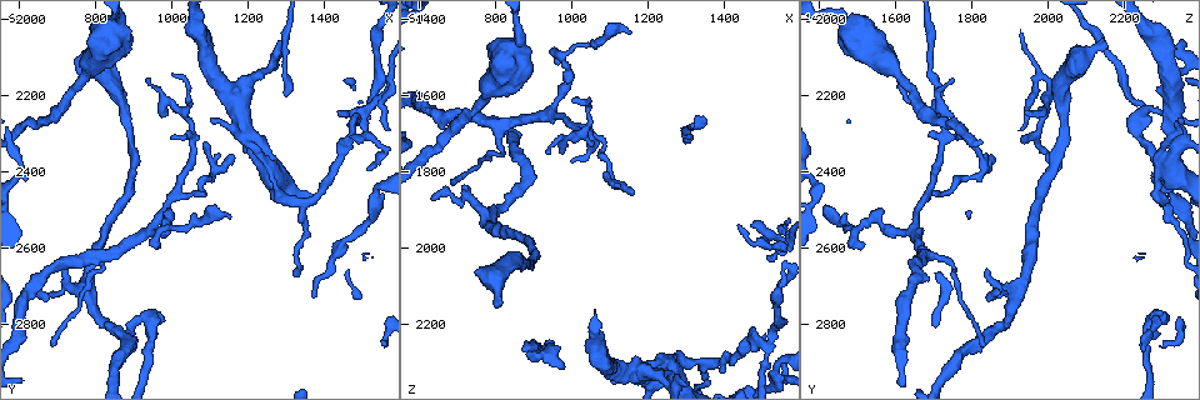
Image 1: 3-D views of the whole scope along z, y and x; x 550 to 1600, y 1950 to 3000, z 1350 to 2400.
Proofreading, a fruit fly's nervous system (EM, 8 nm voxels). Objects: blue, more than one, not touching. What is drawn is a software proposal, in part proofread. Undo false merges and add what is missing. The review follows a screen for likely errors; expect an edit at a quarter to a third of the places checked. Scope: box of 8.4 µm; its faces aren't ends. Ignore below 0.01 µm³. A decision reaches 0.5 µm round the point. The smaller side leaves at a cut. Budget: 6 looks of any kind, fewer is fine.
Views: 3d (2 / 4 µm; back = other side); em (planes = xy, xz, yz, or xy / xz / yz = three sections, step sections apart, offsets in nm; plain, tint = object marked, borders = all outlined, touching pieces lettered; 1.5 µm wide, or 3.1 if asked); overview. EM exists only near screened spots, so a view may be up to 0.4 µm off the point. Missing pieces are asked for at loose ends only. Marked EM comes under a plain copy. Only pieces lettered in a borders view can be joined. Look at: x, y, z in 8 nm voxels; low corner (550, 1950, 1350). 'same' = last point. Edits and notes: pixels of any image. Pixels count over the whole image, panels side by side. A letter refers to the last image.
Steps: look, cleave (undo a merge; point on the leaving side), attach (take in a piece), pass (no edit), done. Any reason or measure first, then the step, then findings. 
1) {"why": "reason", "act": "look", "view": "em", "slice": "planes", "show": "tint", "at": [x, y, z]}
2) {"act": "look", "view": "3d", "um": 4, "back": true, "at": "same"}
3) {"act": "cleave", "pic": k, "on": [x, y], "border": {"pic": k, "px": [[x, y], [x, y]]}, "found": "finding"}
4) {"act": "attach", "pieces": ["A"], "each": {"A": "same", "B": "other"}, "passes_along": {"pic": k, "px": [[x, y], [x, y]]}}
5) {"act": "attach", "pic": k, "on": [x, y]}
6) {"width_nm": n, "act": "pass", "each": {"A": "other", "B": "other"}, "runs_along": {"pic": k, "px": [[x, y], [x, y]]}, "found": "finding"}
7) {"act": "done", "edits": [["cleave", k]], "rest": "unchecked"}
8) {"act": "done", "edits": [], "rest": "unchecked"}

{"why": "side arm on a straight run", "act": "look", "view": "3d", "um": 2, "at": [1495, 2240, 2255]}

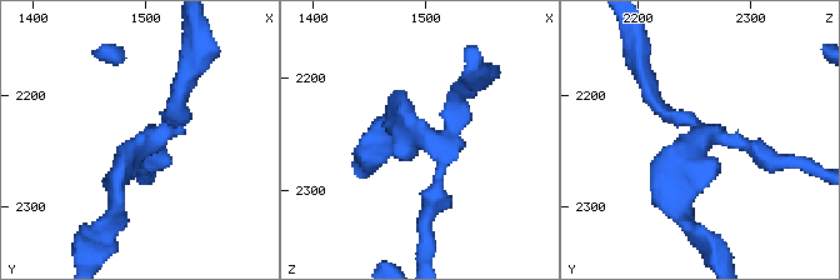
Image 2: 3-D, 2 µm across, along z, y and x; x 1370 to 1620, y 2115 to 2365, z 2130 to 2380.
{"arms": 3, "act": "look", "view": "em", "slice": "planes", "show": "tint", "at": [1502, 2240, 2252]}

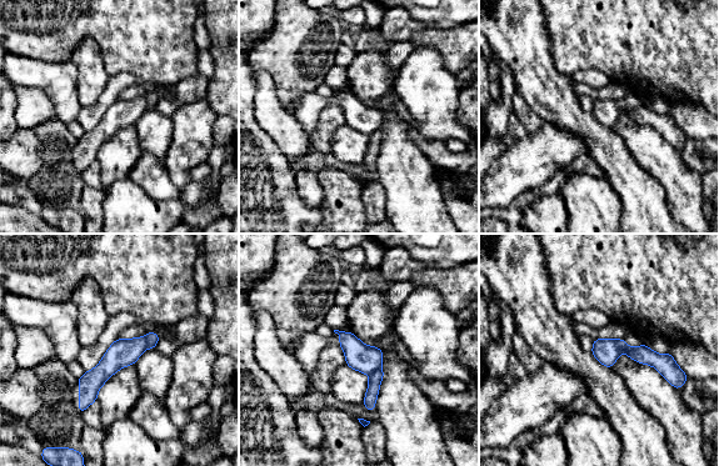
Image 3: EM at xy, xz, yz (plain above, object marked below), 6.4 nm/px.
{"act": "look", "view": "em", "slice": "planes", "show": "borders", "at": "same"}

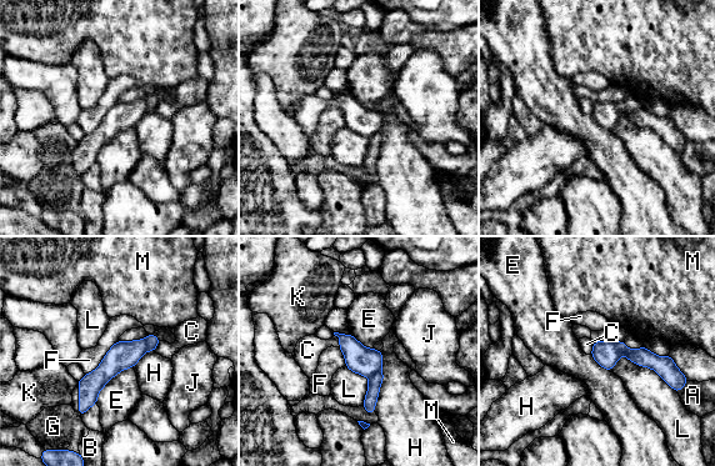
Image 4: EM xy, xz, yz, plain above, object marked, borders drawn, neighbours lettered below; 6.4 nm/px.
{"act": "cleave", "pic": 4, "on": [123, 355], "each": {"A": "other", "B": "other", "C": "other", "E": "other", "F": "other", "G": "other", "H": "other", "J": "other", "K": "other", "L": "other", "M": "other"}, "part_leaving": {"pic": 4, "px": [[141, 342], [89, 387], [81, 410]]}, "found": "a second neuron is stuck on"}

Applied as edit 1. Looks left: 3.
{"act": "look", "view": "overview"}

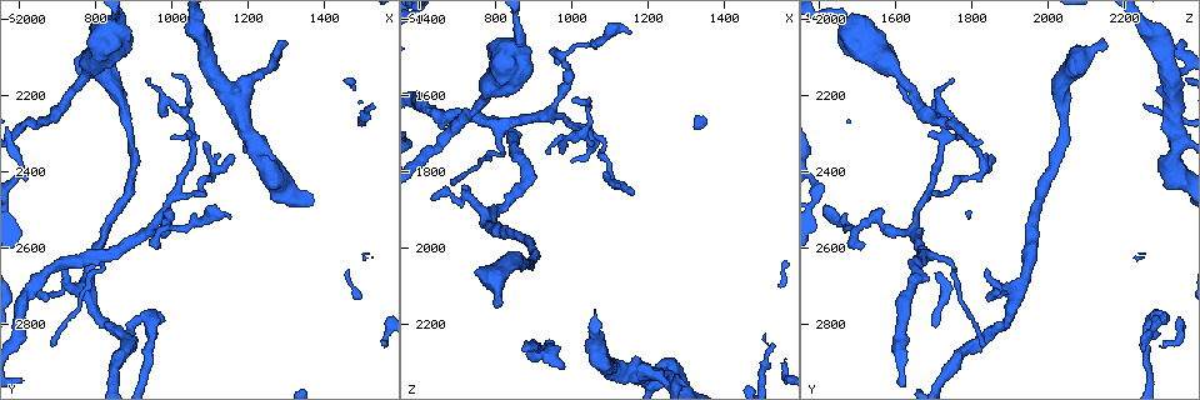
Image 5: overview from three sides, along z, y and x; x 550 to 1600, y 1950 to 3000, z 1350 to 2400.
{"why": "tapers out", "act": "look", "view": "3d", "um": 2, "at": [1155, 2350, 1850]}

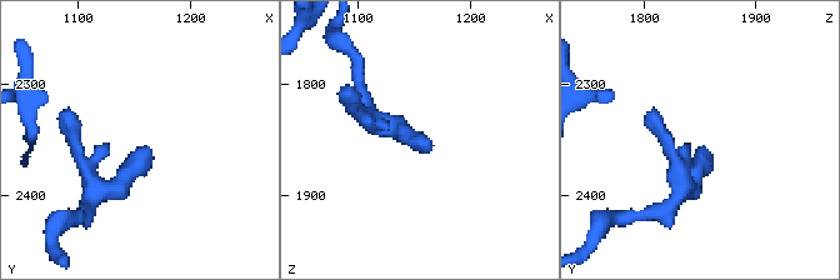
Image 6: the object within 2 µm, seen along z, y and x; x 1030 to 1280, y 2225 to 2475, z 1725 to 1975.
{"why": "now the EM", "act": "look", "view": "em", "slice": "planes", "show": "borders", "at": [1158, 2354, 1854]}

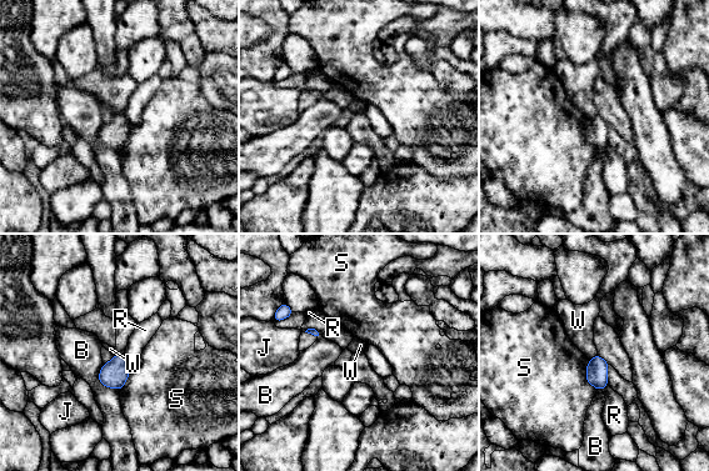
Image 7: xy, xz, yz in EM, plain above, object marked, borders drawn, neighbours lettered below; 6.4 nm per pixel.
{"act": "pass", "each": {"B": "other", "J": "other", "R": "other", "S": "other", "W": "other"}, "found": "no lettered piece goes on from it"}

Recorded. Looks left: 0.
{"act": "done", "edits": [["cleave", 4]], "rest": "unchecked"}

